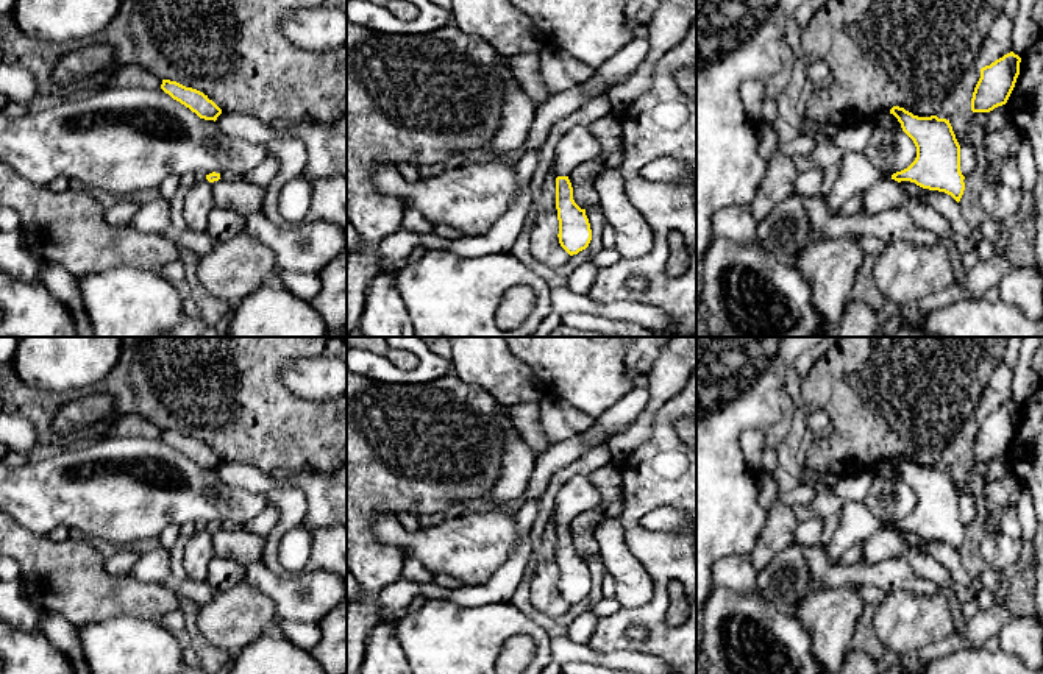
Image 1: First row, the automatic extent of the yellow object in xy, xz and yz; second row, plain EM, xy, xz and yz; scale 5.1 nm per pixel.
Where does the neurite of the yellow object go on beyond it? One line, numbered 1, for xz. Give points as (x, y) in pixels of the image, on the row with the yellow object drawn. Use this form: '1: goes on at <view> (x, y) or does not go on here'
1: does not go on here

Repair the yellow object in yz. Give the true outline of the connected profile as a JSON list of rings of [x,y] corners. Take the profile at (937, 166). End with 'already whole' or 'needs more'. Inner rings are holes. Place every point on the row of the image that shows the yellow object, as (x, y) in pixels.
[[[893,106],[890,114],[917,147],[915,161],[893,173],[892,179],[945,192],[959,203],[965,190],[965,176],[960,172],[960,145],[949,120],[937,115],[918,117],[899,106]]]; already whole

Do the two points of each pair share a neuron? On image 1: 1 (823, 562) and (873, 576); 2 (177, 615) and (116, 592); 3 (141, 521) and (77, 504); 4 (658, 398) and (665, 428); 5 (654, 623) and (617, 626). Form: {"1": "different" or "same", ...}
{"1": "same", "2": "different", "3": "same", "4": "different", "5": "same"}

